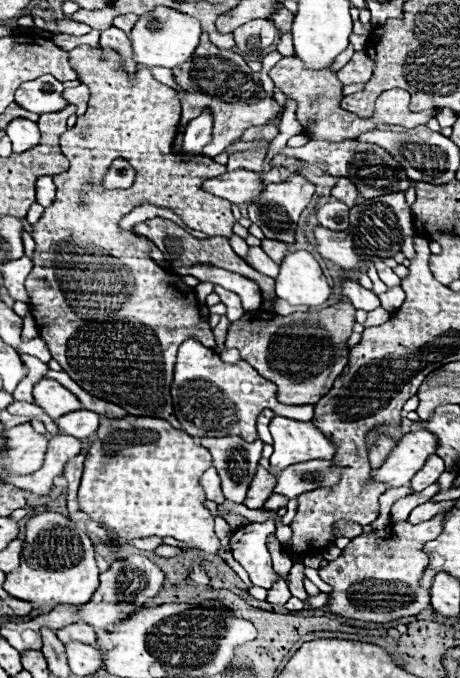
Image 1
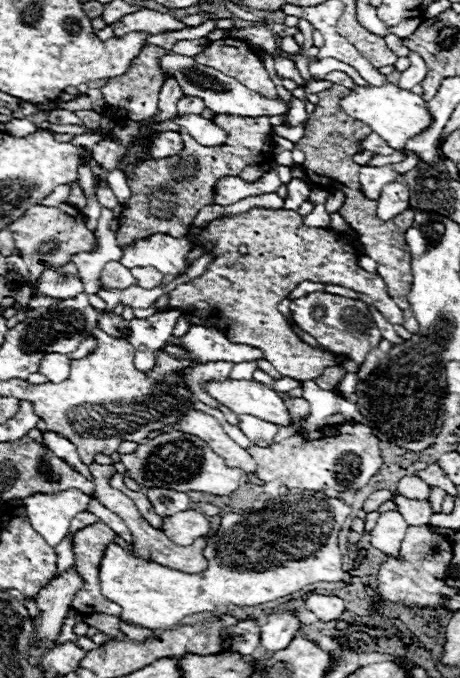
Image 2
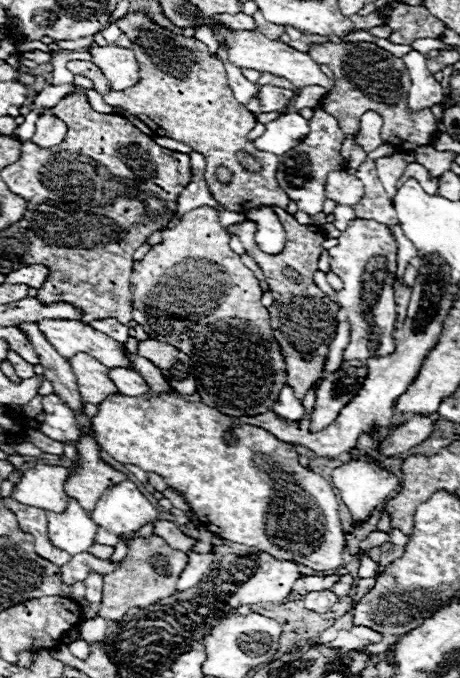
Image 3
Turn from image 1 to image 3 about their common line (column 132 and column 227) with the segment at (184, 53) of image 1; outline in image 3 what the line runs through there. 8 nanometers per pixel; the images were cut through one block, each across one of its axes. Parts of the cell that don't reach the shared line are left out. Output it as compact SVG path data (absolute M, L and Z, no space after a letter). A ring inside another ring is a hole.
M218 26L214 30L214 34L218 36L218 42L224 42L228 48L228 60L232 64L236 64L238 68L252 68L258 72L268 72L274 76L282 76L288 78L296 88L304 88L304 86L324 86L326 90L334 88L334 82L320 70L320 66L306 54L300 50L294 50L292 46L280 42L280 40L268 40L264 34L260 32L232 32L230 28Z

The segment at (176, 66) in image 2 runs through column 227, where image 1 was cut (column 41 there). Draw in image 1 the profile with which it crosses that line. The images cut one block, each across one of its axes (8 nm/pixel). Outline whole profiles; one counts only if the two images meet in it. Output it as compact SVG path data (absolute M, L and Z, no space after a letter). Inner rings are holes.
M44 74L32 82L24 82L18 92L16 92L16 104L36 112L36 114L46 114L46 112L58 112L66 106L66 100L62 98L62 82L56 80L50 74Z

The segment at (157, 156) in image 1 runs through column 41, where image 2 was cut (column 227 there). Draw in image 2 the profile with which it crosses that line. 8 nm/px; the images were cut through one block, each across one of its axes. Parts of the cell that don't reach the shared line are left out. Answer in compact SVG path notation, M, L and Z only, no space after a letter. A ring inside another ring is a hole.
M252 208L252 210L248 210L248 212L240 214L240 216L214 220L210 226L204 228L202 238L198 240L198 244L204 244L208 240L214 242L212 250L218 254L218 258L214 262L210 262L208 270L200 278L192 280L188 284L176 286L170 292L170 306L168 308L196 306L196 316L192 320L188 320L190 324L202 324L202 326L218 328L220 332L224 332L236 344L248 344L248 346L262 348L264 350L264 358L282 376L288 376L288 378L300 380L300 382L314 380L314 378L320 376L320 370L324 370L328 366L338 366L344 360L348 360L348 356L314 350L308 344L304 344L294 334L290 322L278 312L278 304L300 282L304 282L308 278L316 278L316 282L322 282L322 284L338 284L338 286L346 286L346 288L352 288L356 292L368 294L376 304L380 304L380 310L382 310L380 312L386 320L391 324L402 324L402 310L386 294L384 280L376 272L366 272L366 270L362 270L358 266L360 254L358 254L356 244L350 238L346 238L346 234L342 234L342 232L334 232L330 228L308 228L308 226L304 226L304 222L302 222L298 212Z

